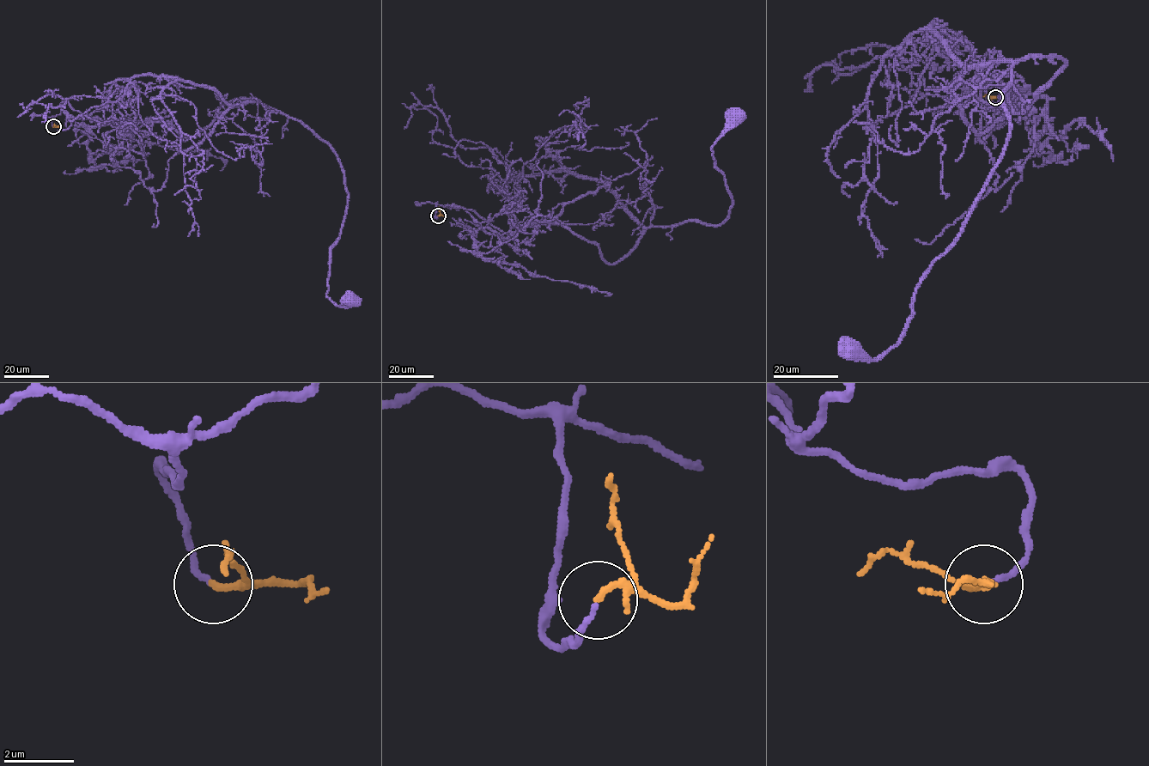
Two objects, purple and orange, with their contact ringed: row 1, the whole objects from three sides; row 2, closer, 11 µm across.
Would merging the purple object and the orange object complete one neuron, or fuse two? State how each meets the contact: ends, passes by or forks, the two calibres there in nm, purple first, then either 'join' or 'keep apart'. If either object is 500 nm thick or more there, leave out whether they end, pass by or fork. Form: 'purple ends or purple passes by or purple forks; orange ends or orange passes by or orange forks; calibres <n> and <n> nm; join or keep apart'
purple ends; orange passes by; calibres 130 and 150 nm; join

